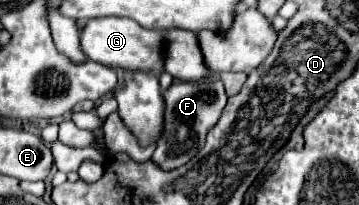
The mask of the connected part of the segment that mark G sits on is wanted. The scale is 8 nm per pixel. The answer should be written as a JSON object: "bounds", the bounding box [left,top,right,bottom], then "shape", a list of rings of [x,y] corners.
{"bounds":[80,18,164,72],"shape":[[[92,18],[84,22],[84,28],[80,30],[80,48],[82,52],[104,66],[110,68],[124,68],[124,70],[152,70],[162,72],[162,60],[164,60],[164,40],[158,30],[148,30],[138,26],[134,20],[126,18]]]}

